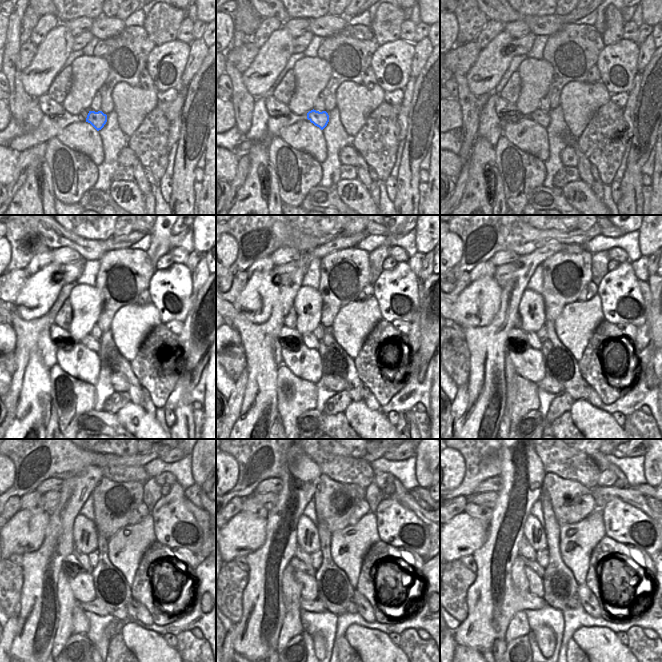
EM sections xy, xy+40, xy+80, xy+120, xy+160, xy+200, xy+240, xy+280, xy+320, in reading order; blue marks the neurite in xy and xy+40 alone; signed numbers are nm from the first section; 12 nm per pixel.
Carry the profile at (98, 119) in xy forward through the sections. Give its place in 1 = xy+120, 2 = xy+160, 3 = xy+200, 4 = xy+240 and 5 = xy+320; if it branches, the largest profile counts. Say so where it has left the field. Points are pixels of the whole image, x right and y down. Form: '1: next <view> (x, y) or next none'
1: next xy+120 (89, 341)
2: next xy+160 (309, 339)
3: next xy+200 (534, 341)
4: next xy+240 (83, 559)
5: next xy+320 (526, 550)

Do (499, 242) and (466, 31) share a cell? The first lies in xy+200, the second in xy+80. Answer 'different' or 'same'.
same

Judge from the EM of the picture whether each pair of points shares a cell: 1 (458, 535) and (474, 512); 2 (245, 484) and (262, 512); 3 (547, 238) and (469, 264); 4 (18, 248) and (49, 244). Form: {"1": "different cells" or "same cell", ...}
{"1": "different cells", "2": "different cells", "3": "same cell", "4": "same cell"}

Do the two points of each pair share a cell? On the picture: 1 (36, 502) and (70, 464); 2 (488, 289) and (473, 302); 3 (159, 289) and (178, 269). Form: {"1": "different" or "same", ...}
{"1": "different", "2": "same", "3": "same"}

